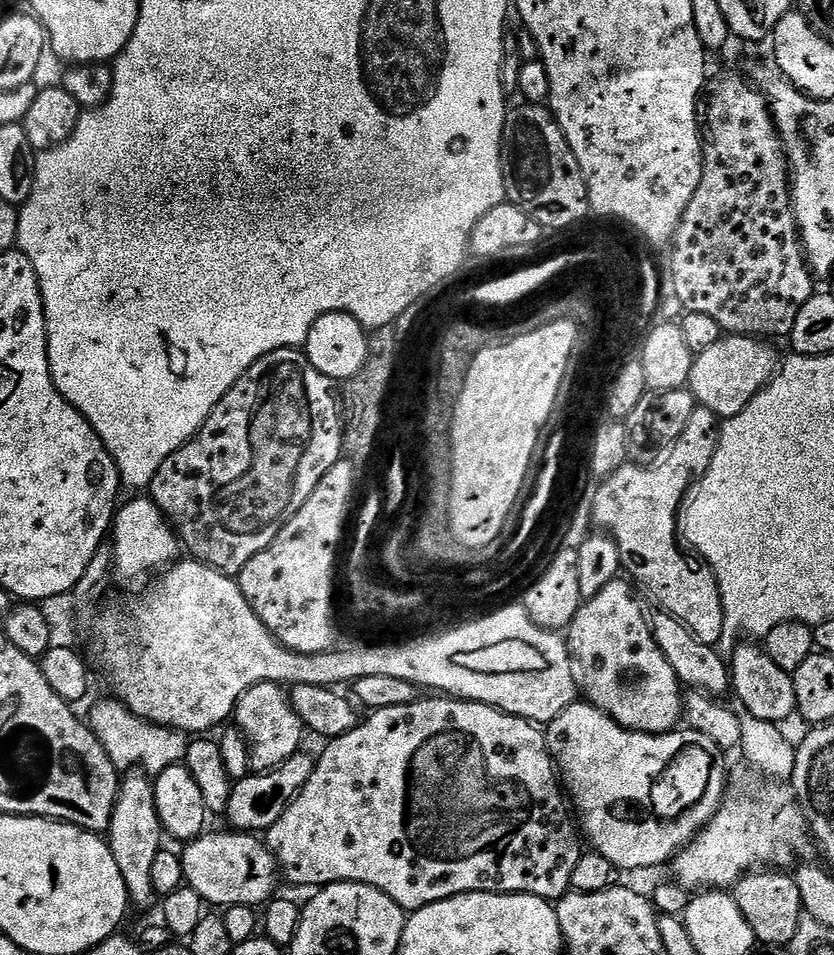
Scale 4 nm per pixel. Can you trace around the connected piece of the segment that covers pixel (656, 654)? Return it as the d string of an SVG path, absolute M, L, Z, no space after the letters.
M617 578L605 586L594 598L583 601L574 614L574 622L566 630L568 651L572 653L575 667L578 669L578 684L586 695L587 703L602 710L614 722L631 732L648 732L657 736L663 732L671 732L681 723L684 715L684 697L680 679L674 674L670 662L666 662L666 654L658 650L658 642L654 642L652 625L646 615L646 608L632 597L628 589L629 581Z

